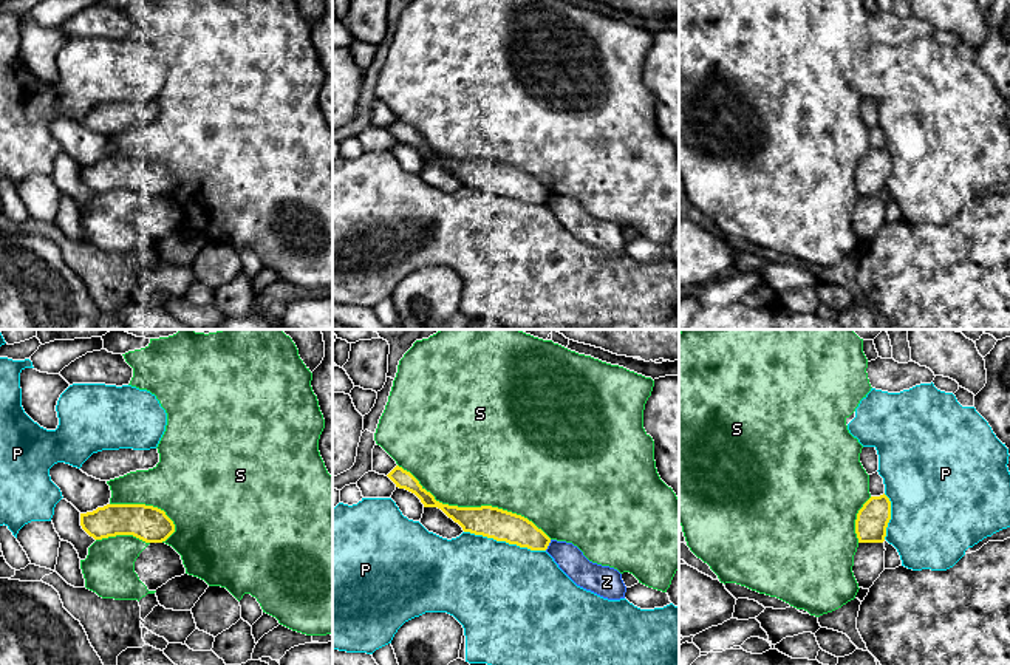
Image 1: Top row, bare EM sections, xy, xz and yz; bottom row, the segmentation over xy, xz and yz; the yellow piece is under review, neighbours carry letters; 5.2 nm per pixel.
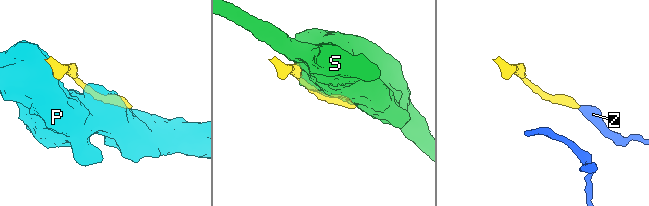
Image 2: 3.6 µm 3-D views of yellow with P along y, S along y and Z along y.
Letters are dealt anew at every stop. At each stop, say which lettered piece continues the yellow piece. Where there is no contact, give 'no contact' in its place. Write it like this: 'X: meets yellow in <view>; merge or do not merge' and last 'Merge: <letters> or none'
P: meets yellow in xz; do not merge
S: meets yellow in xz; do not merge
Z: meets yellow in xz; do not merge
Merge: none

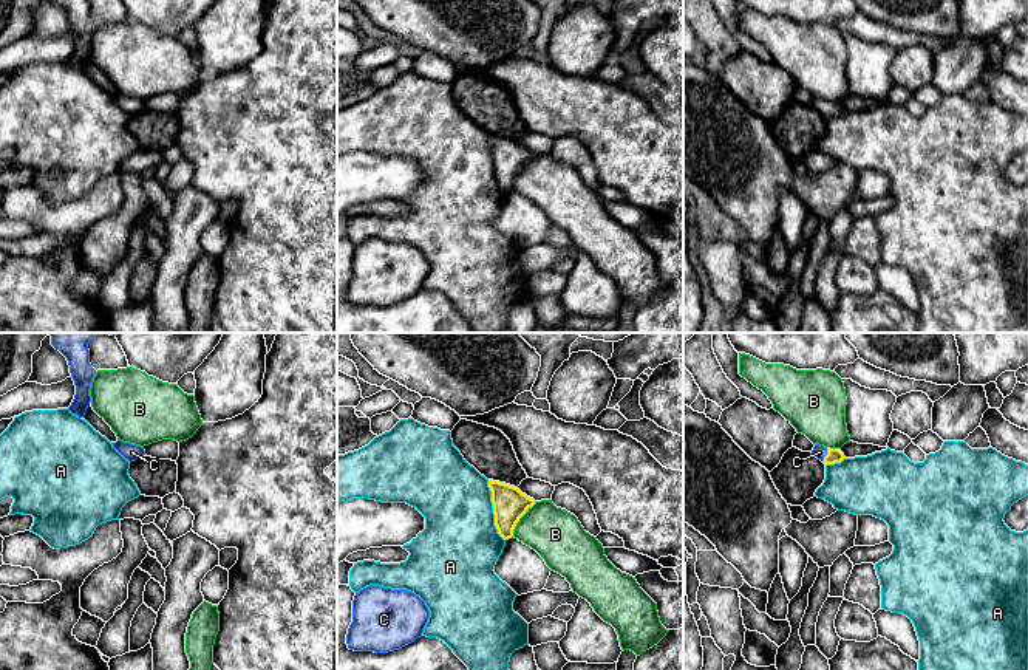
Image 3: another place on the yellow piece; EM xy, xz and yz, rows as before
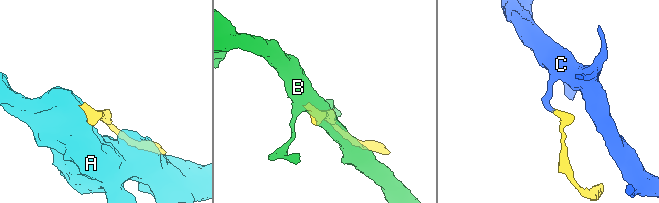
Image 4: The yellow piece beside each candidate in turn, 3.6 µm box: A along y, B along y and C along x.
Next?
A: meets yellow in xz; do not merge
B: meets yellow in xz; do not merge
C: meets yellow in yz; merge
Merge: C

